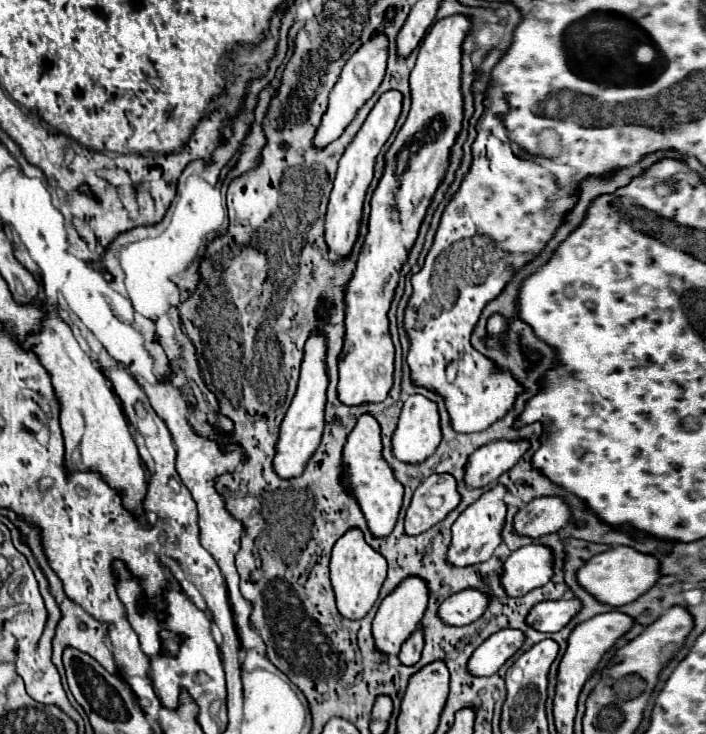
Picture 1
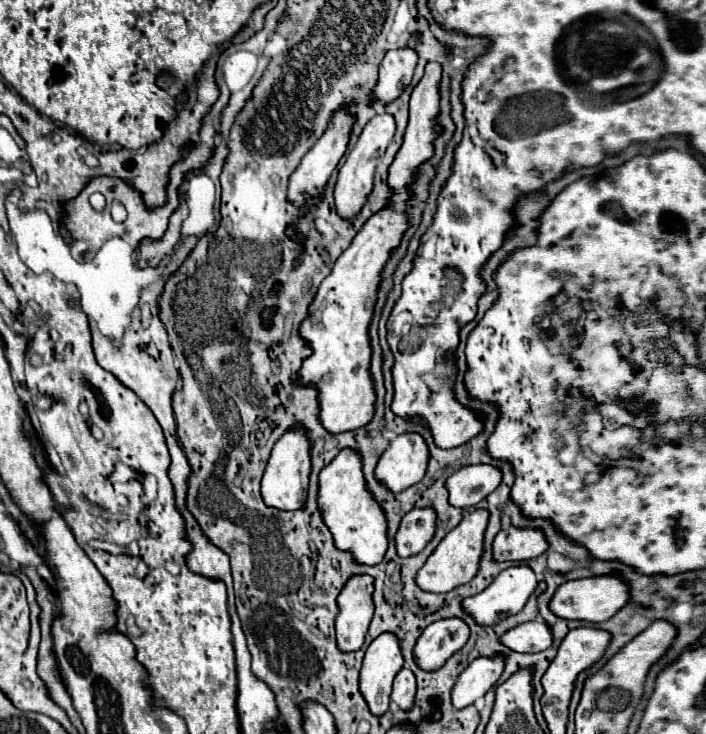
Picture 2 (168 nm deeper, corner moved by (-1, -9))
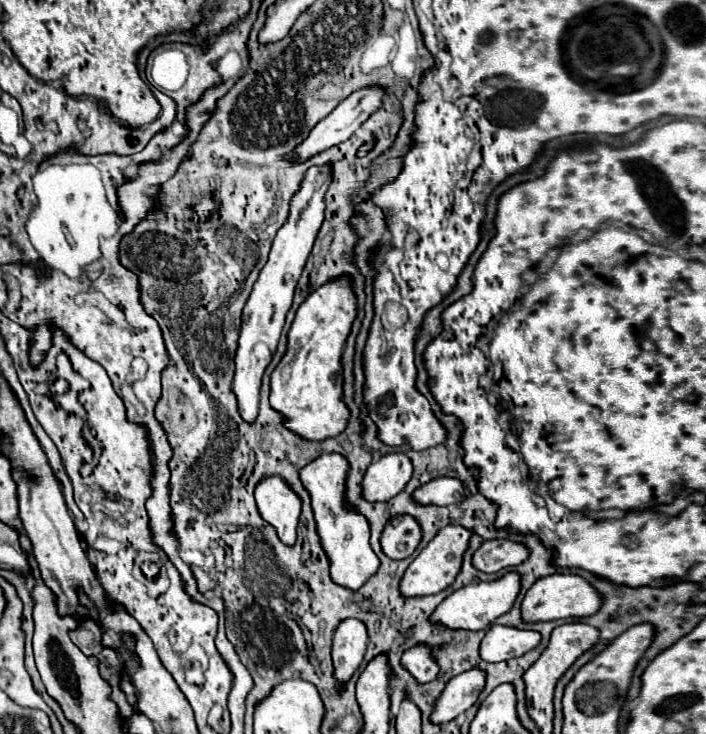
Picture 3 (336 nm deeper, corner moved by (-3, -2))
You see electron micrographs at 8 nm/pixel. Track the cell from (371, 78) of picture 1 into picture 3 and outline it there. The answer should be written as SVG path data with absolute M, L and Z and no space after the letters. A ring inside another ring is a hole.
M329 164L313 166L307 170L307 174L301 182L301 190L291 200L289 220L277 232L271 252L269 252L269 260L263 266L263 270L253 286L253 292L243 308L243 318L241 318L243 324L241 324L237 350L235 350L235 374L233 374L231 390L237 398L239 416L247 424L253 424L257 418L261 376L263 376L267 364L271 362L271 356L275 352L275 346L279 342L279 336L281 336L281 330L285 324L285 314L293 302L293 292L295 292L297 280L305 268L307 256L311 254L317 230L321 228L323 214L325 214L325 198L323 196L325 196L329 182L331 182L331 166Z

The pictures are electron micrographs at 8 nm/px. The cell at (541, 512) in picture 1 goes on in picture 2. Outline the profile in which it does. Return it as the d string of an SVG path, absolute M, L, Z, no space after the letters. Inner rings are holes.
M503 525L493 541L493 555L497 561L527 561L539 557L549 547L547 537L541 529Z

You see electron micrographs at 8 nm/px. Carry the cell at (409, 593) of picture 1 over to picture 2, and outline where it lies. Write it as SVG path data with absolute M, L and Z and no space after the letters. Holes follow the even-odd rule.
M381 633L367 647L359 687L375 715L383 715L389 709L391 685L397 671L403 667L403 651L395 633Z

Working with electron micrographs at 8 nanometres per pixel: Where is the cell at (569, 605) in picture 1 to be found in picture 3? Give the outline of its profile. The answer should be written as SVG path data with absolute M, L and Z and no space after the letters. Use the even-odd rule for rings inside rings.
M491 626L481 640L479 656L485 662L503 662L519 658L539 644L541 636L533 630L517 630L509 626Z

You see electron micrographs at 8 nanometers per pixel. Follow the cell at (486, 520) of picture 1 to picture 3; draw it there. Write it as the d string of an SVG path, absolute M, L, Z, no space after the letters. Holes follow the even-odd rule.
M445 526L437 532L437 536L419 552L419 556L409 564L409 568L405 570L401 584L399 584L399 592L405 598L421 598L421 596L431 596L431 594L439 594L441 590L445 590L455 576L459 574L461 568L461 558L463 552L467 550L467 540L471 538L471 532L465 530L463 526Z

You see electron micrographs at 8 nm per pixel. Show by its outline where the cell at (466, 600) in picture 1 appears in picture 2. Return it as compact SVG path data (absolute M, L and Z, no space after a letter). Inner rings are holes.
M459 617L439 619L427 625L413 649L417 665L425 671L441 667L445 659L449 659L449 655L453 655L467 643L469 633L469 625Z

